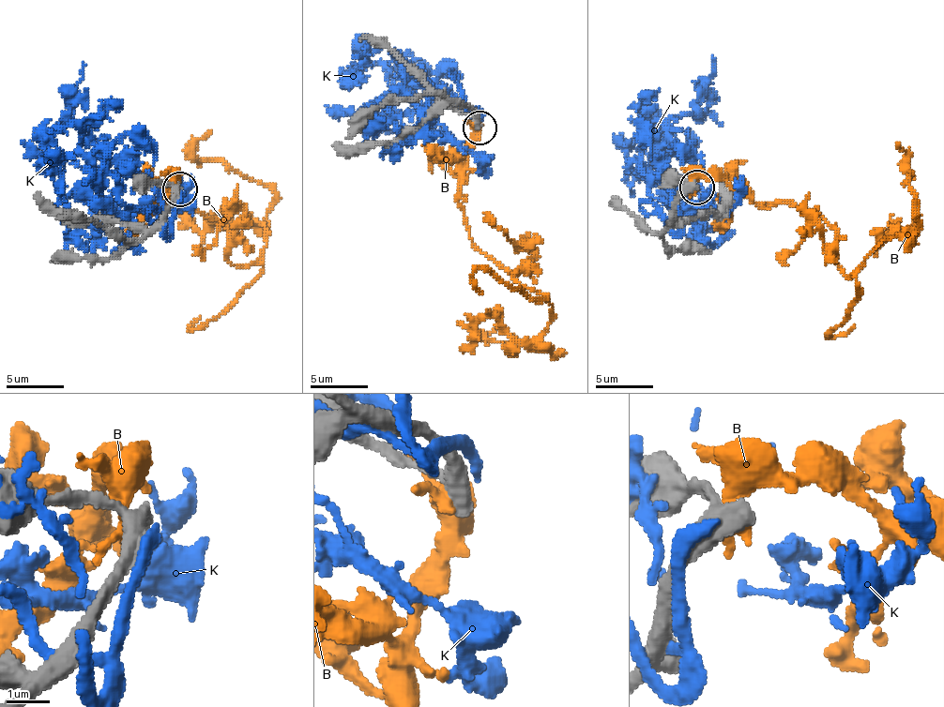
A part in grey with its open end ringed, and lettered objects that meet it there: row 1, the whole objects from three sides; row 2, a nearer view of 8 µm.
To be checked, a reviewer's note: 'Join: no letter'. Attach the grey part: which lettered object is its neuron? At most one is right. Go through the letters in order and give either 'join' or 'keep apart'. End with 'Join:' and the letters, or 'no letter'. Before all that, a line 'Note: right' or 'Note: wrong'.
Note: right
B: keep apart
K: keep apart
Join: no letter

